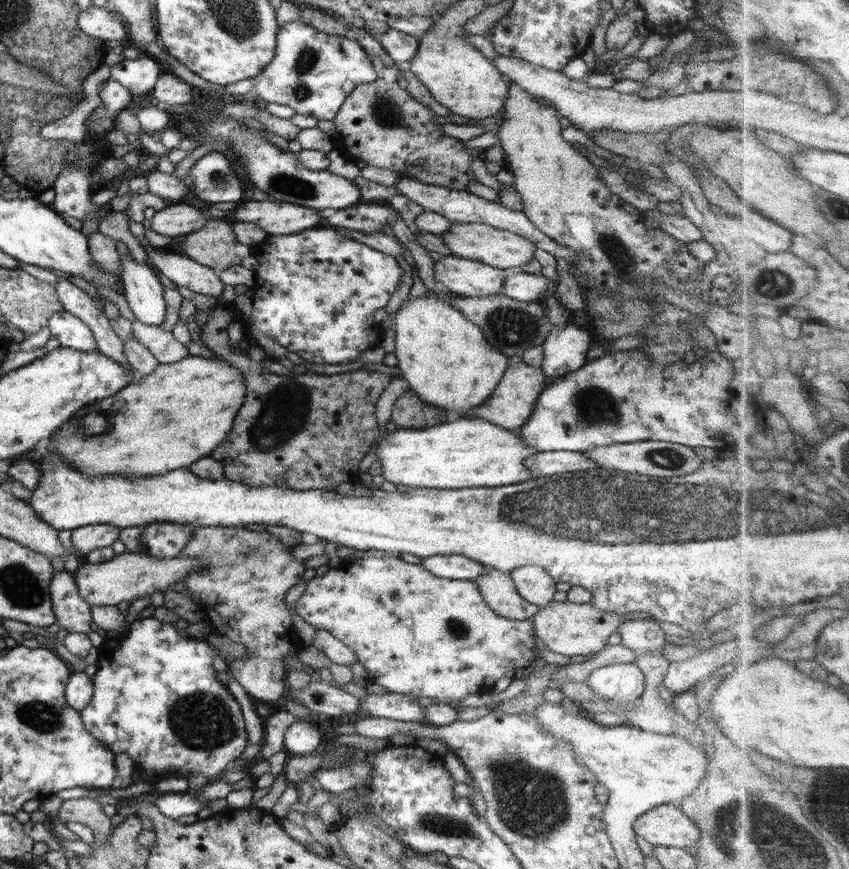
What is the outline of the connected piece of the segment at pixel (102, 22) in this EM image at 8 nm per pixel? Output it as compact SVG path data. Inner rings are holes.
M92 5L88 10L80 12L78 29L104 42L115 40L127 44L126 26L109 9Z

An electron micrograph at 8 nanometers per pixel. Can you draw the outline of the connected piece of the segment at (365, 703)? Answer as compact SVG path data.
M368 693L366 698L359 700L359 708L368 712L368 716L422 724L425 707L415 699L411 694Z

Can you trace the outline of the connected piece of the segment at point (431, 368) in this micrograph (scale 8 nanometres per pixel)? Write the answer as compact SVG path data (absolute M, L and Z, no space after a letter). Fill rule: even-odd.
M425 293L423 296L406 299L395 312L396 332L394 354L398 359L396 369L409 382L409 388L428 404L439 406L454 418L460 418L466 411L480 406L496 388L509 365L509 357L492 348L484 338L482 329L470 322L458 307Z

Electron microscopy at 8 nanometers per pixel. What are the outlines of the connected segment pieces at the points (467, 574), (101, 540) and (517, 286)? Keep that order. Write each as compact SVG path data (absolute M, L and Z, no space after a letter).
M446 554L434 555L429 557L421 557L421 564L430 574L437 578L446 578L450 580L470 580L476 578L488 567L470 560L462 555Z
M104 524L82 526L72 530L71 541L75 552L83 557L93 550L112 546L118 539L118 534L120 529L116 526Z
M516 272L505 278L503 294L522 302L539 301L544 298L551 284L544 275Z

